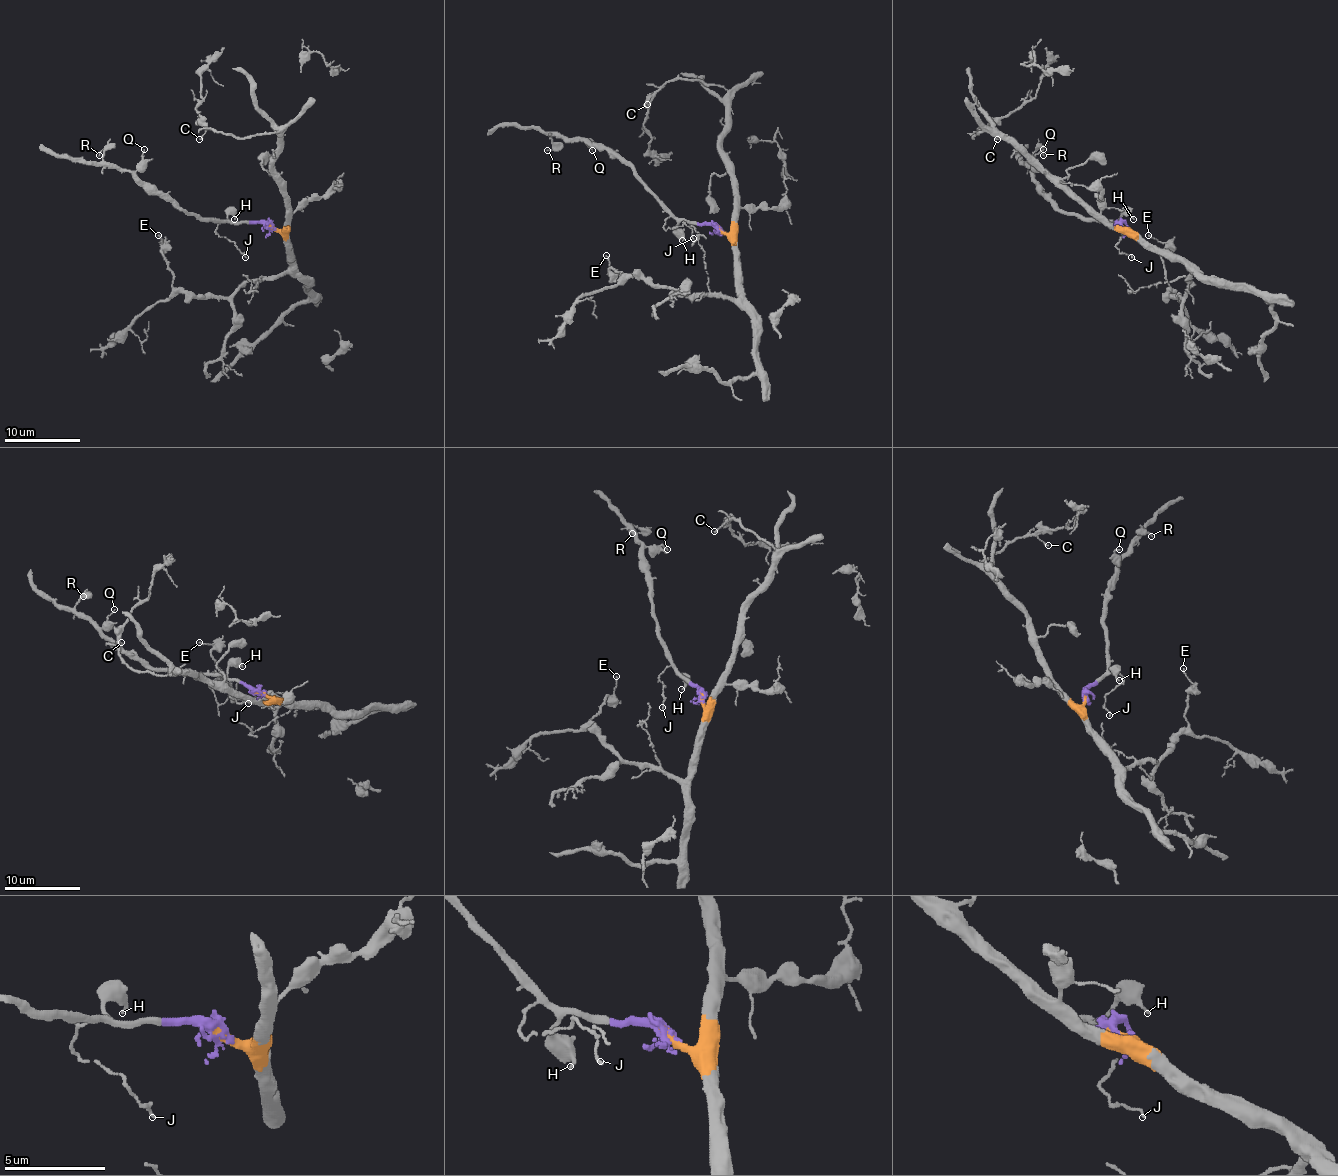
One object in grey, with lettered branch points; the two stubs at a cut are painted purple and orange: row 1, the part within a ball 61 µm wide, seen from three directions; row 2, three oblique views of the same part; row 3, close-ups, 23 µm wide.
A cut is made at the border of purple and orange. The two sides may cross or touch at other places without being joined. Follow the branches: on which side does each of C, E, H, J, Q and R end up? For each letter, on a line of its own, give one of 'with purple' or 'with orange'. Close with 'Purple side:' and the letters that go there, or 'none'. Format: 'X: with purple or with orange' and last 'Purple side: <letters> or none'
C: with orange
E: with orange
H: with purple
J: with purple
Q: with purple
R: with purple
Purple side: H, J, Q, R

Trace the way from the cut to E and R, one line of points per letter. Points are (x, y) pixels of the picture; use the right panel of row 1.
E: (1122, 227), (1192, 268), (1182, 296), (1169, 293), (1162, 253), (1165, 246), (1149, 234)
R: (1122, 227), (1117, 223), (1085, 221), (1079, 215), (1064, 214), (1041, 191), (1026, 163), (1039, 148), (1043, 155)

